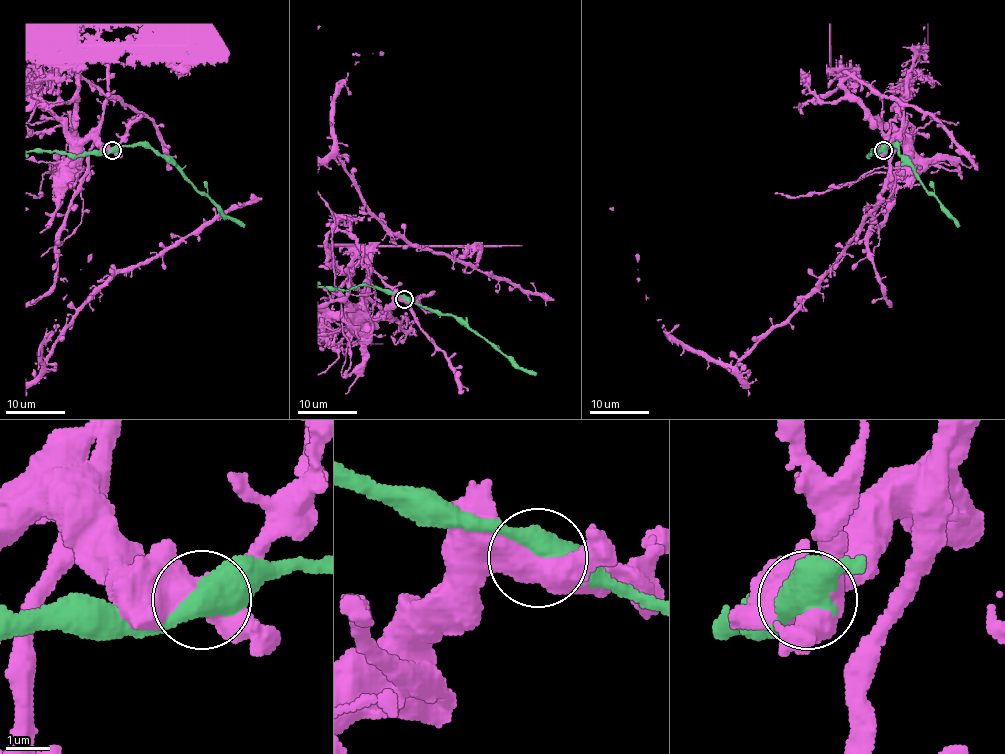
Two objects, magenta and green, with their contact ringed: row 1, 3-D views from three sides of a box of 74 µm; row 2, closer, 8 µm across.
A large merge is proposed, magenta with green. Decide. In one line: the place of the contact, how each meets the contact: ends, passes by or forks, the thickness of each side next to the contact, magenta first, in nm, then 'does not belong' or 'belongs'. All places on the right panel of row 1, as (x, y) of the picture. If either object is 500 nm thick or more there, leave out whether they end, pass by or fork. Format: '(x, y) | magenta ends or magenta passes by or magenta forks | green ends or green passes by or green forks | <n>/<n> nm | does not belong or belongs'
(883, 150) | 550/550 nm | does not belong

